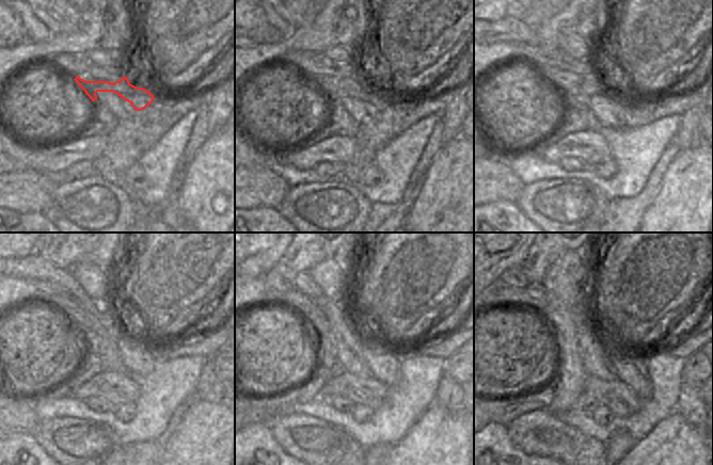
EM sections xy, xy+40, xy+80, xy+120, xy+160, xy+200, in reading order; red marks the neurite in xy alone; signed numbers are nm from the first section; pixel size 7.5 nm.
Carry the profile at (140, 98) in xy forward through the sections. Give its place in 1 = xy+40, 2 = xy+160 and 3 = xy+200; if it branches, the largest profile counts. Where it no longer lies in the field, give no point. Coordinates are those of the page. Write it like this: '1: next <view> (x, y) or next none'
1: next xy+40 (334, 87)
2: next xy+160 (297, 300)
3: next xy+200 (533, 295)

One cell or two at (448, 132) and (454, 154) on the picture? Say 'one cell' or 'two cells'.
two cells

